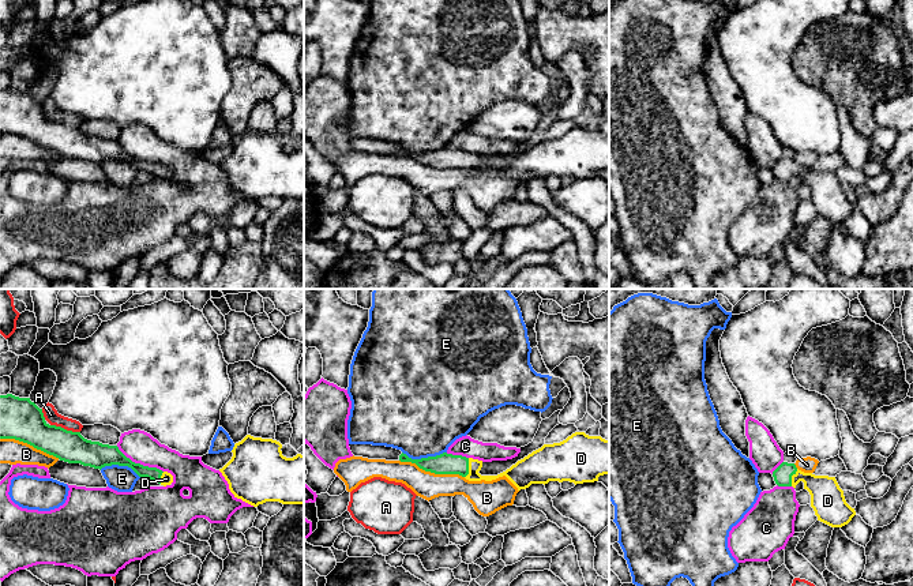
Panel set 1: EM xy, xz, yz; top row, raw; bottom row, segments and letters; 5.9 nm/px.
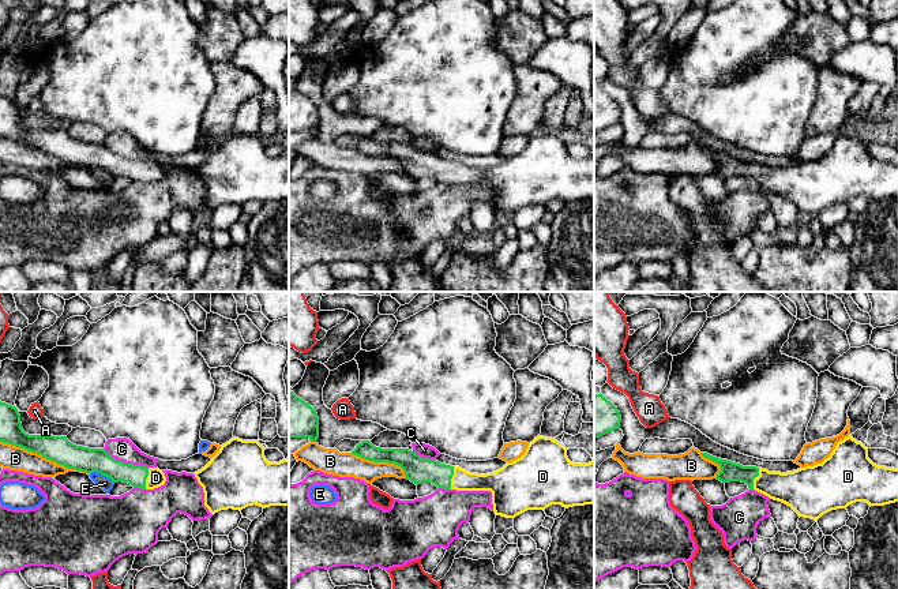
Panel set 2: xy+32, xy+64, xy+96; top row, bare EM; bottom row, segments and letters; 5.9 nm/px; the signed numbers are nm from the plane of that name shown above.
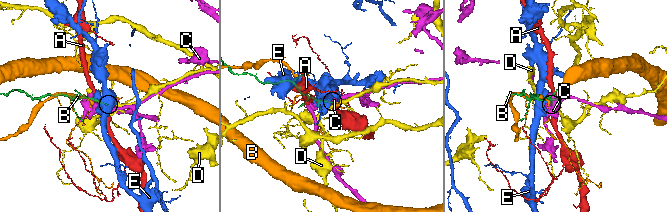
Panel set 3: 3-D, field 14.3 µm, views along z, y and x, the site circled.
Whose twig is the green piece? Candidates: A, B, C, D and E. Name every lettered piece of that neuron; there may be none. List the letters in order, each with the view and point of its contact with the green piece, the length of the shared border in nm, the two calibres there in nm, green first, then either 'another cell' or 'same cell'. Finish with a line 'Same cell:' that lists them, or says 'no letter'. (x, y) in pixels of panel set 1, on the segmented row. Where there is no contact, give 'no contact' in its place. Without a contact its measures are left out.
A: meets green in xy at (66, 429); contact 180 nm long; 240 nm thick on the green side, 90 nm on the other; another cell
B: meets green in xz at (432, 472); contact 400 nm long; 130 nm thick on the green side, 160 nm on the other; another cell
C: meets green in xy at (139, 464); contact 320 nm long; 150 nm thick on the green side, 220 nm on the other; another cell
D: meets green in xz at (468, 468); contact 120 nm long; 130 nm thick on the green side, 80 nm on the other; same cell
E: meets green in xz at (424, 458); contact 260 nm long; 130 nm thick on the green side, 480 nm on the other; another cell
Same cell: D

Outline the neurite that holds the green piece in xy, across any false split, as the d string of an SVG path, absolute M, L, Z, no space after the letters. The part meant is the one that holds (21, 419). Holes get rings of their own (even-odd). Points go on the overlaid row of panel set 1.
M0 395L0 439L27 443L68 463L80 463L99 470L112 465L128 466L139 477L147 477L164 487L173 482L170 473L132 462L117 446L91 442L80 432L49 425L42 409L30 398Z

